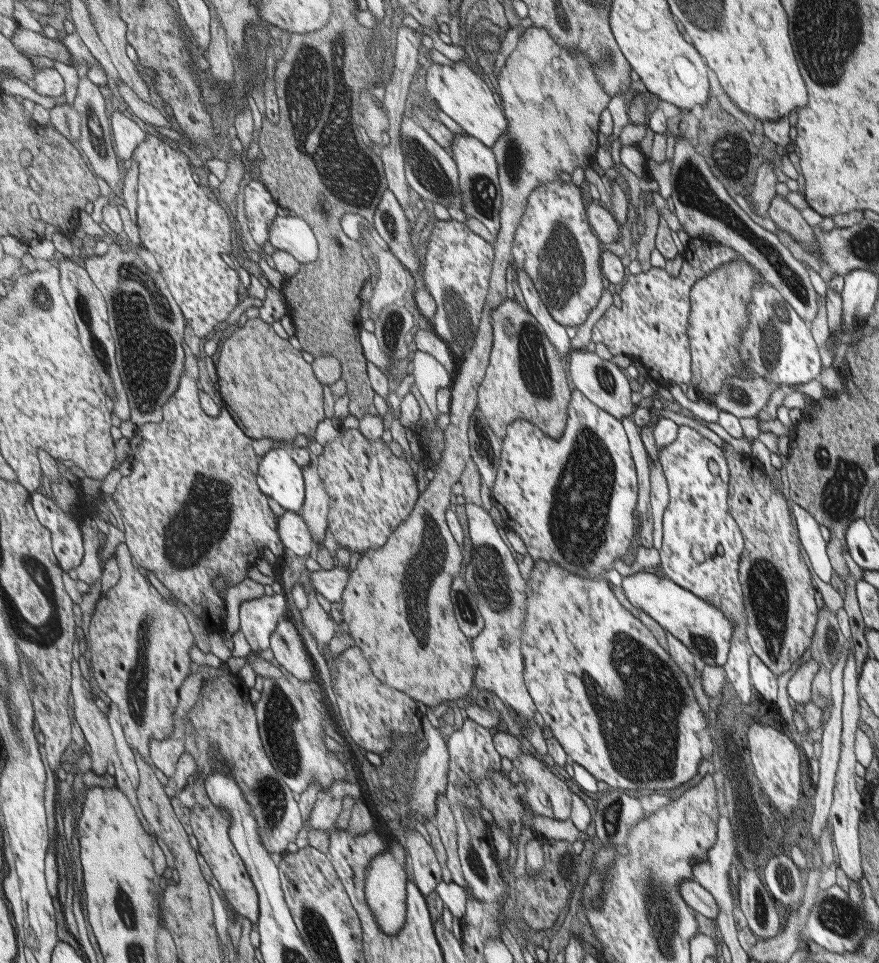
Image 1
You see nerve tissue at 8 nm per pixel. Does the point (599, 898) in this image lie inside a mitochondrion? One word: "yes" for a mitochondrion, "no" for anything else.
no

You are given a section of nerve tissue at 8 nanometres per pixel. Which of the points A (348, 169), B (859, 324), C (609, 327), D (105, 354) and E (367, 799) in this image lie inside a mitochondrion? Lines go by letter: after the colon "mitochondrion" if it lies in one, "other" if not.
A: mitochondrion
B: other
C: other
D: mitochondrion
E: other

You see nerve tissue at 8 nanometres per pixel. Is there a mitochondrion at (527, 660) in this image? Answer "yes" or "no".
no

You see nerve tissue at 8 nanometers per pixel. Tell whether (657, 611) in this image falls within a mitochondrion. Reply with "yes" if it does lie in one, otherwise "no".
no

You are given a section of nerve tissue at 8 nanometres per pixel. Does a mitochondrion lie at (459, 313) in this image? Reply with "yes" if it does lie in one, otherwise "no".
yes

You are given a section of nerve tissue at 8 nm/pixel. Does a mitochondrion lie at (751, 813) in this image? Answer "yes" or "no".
no

